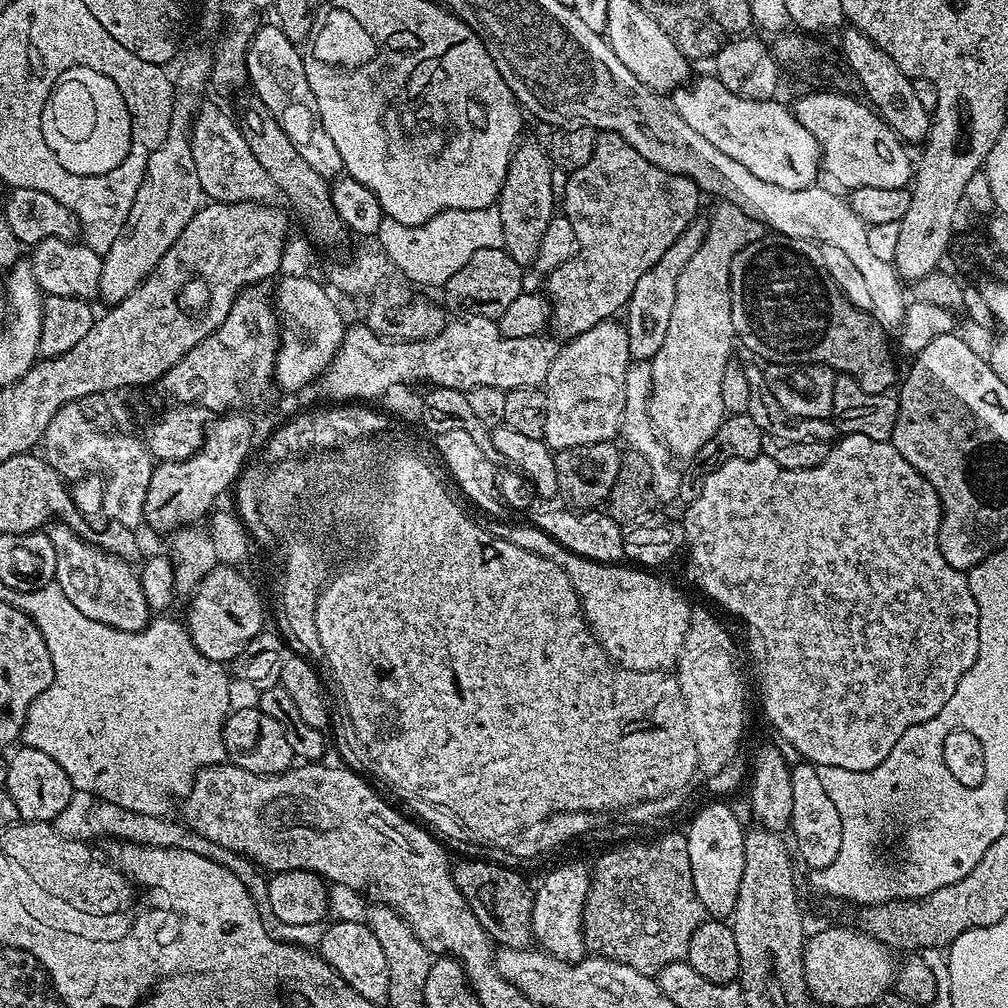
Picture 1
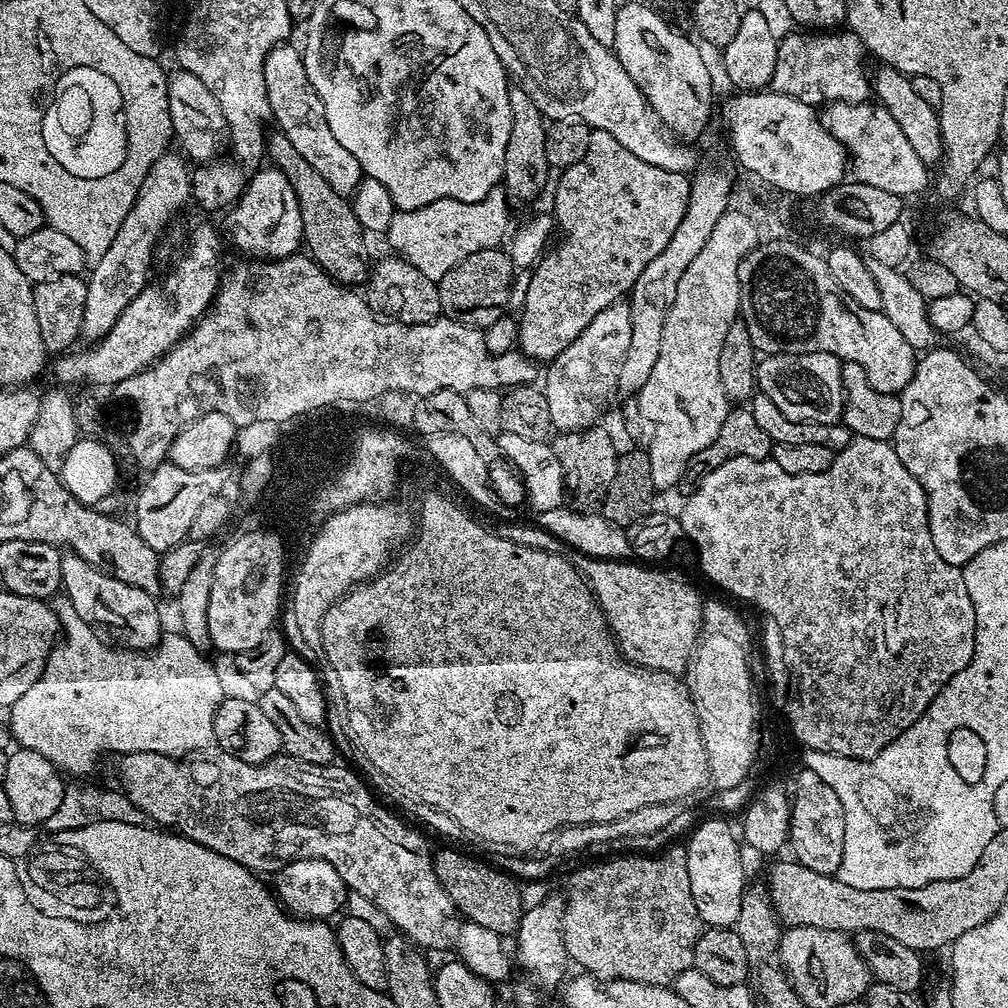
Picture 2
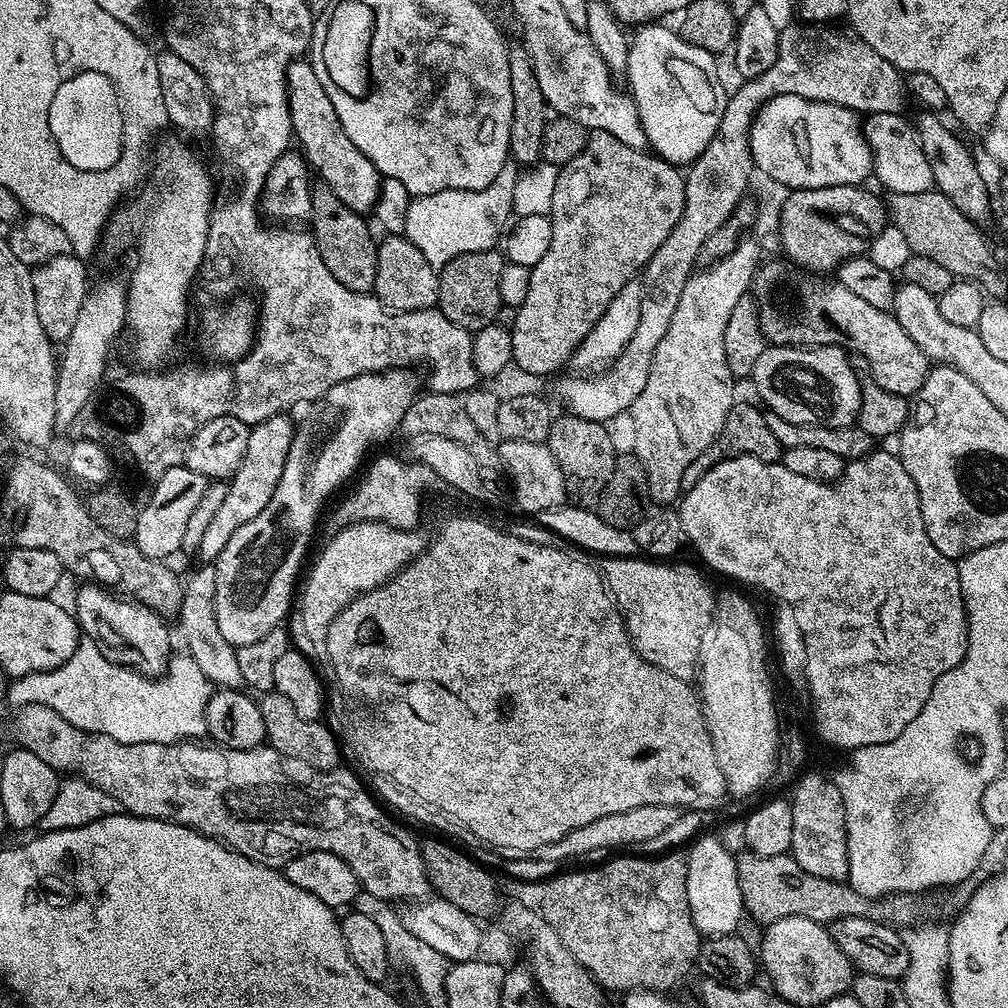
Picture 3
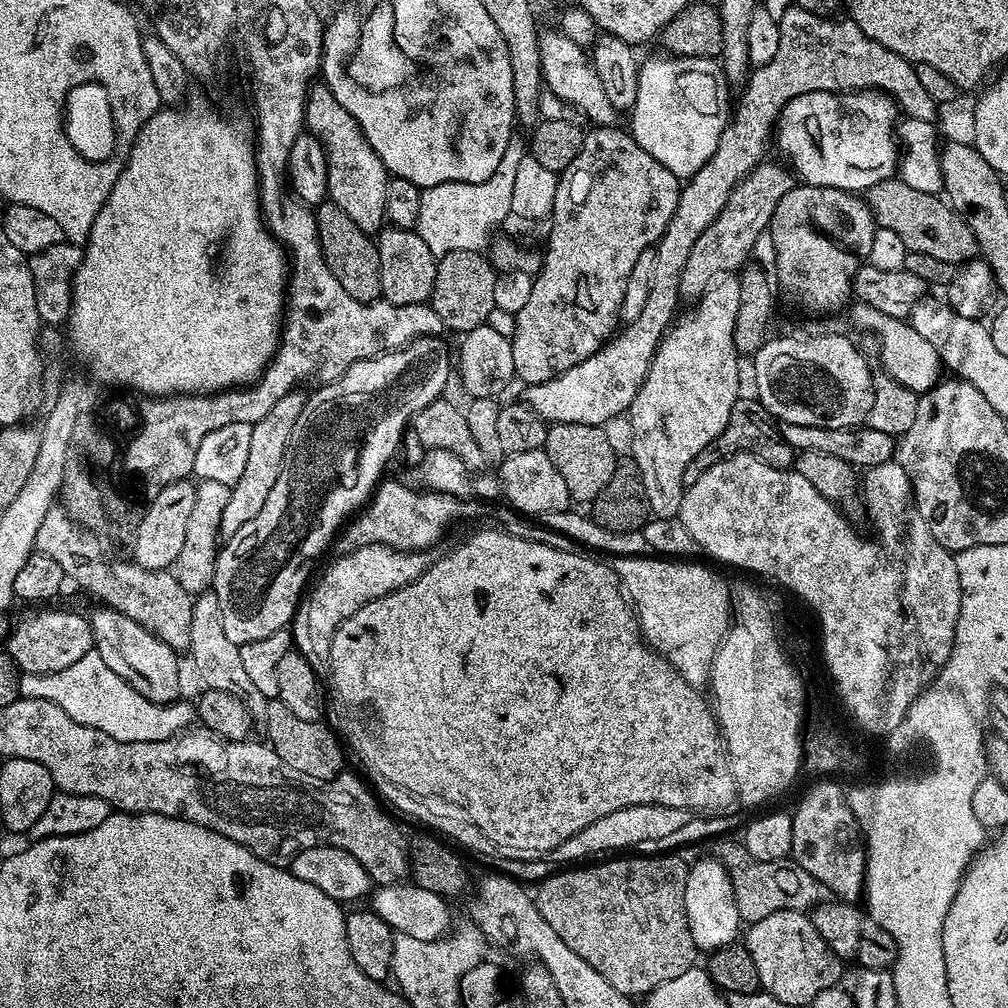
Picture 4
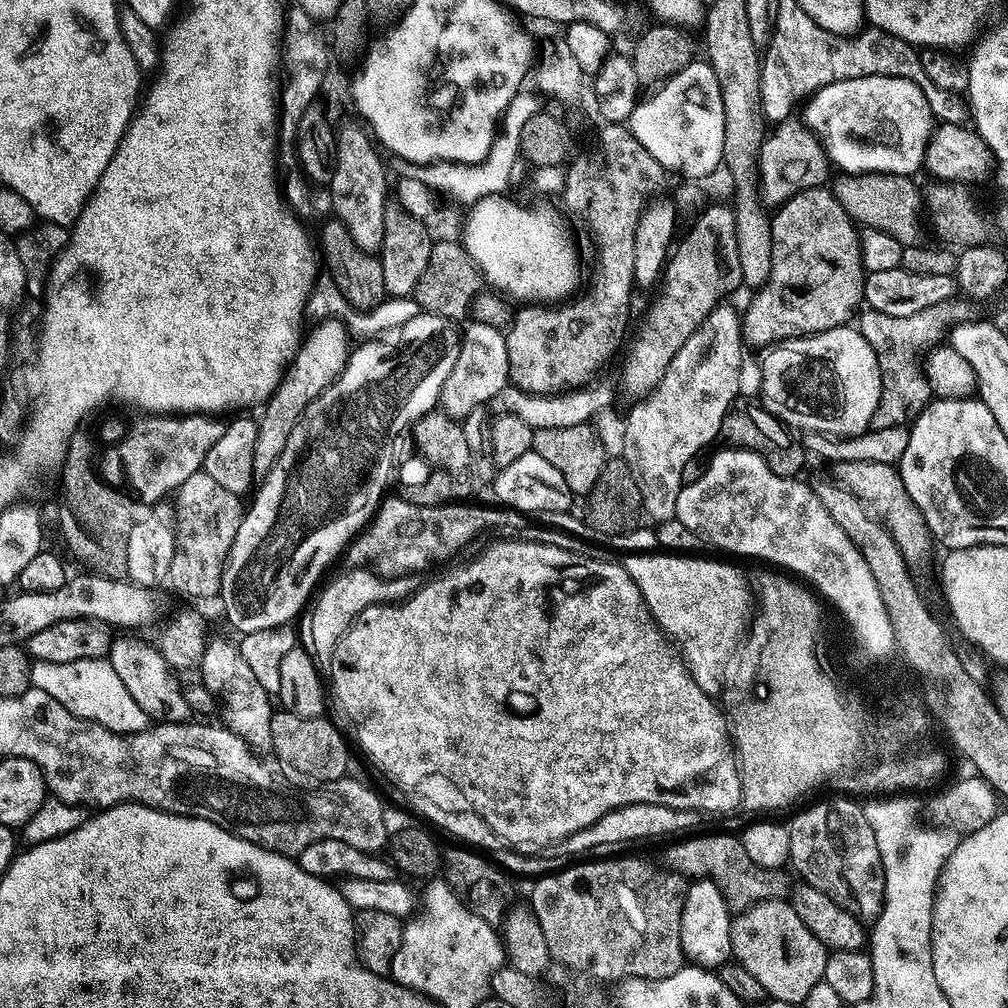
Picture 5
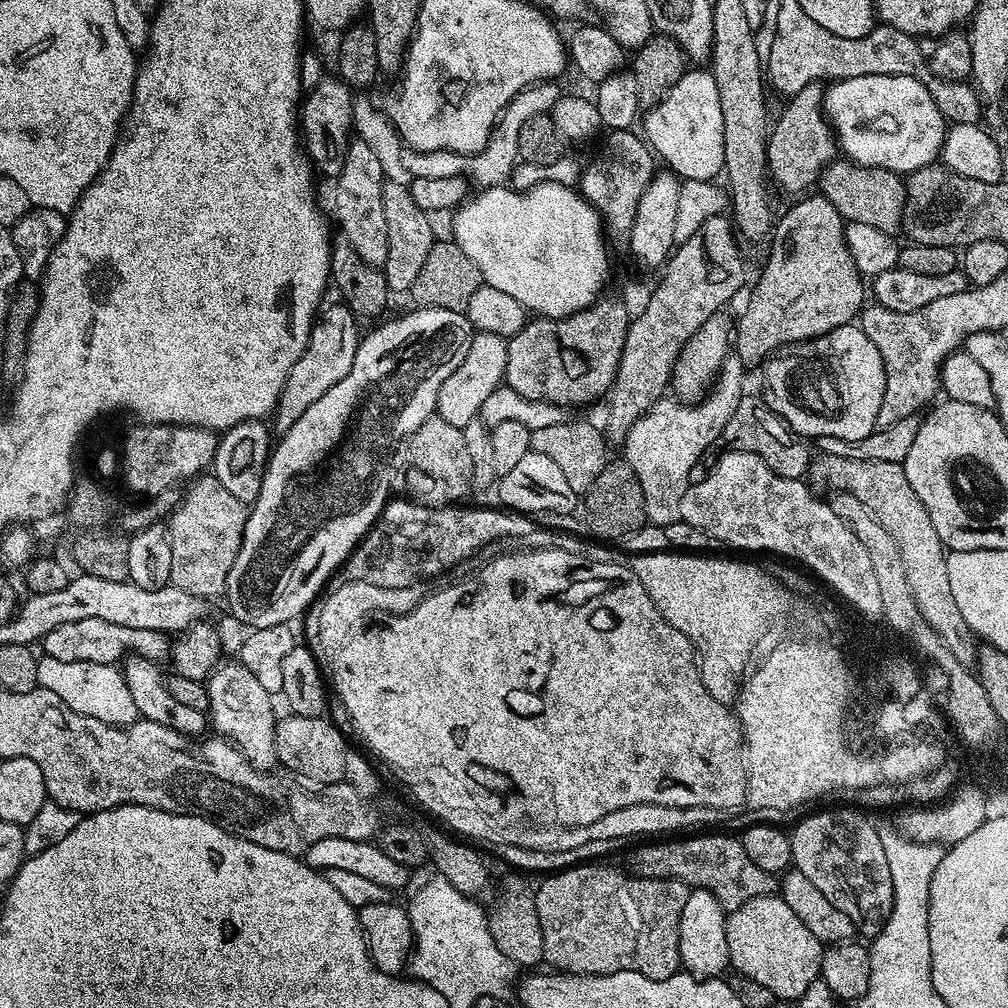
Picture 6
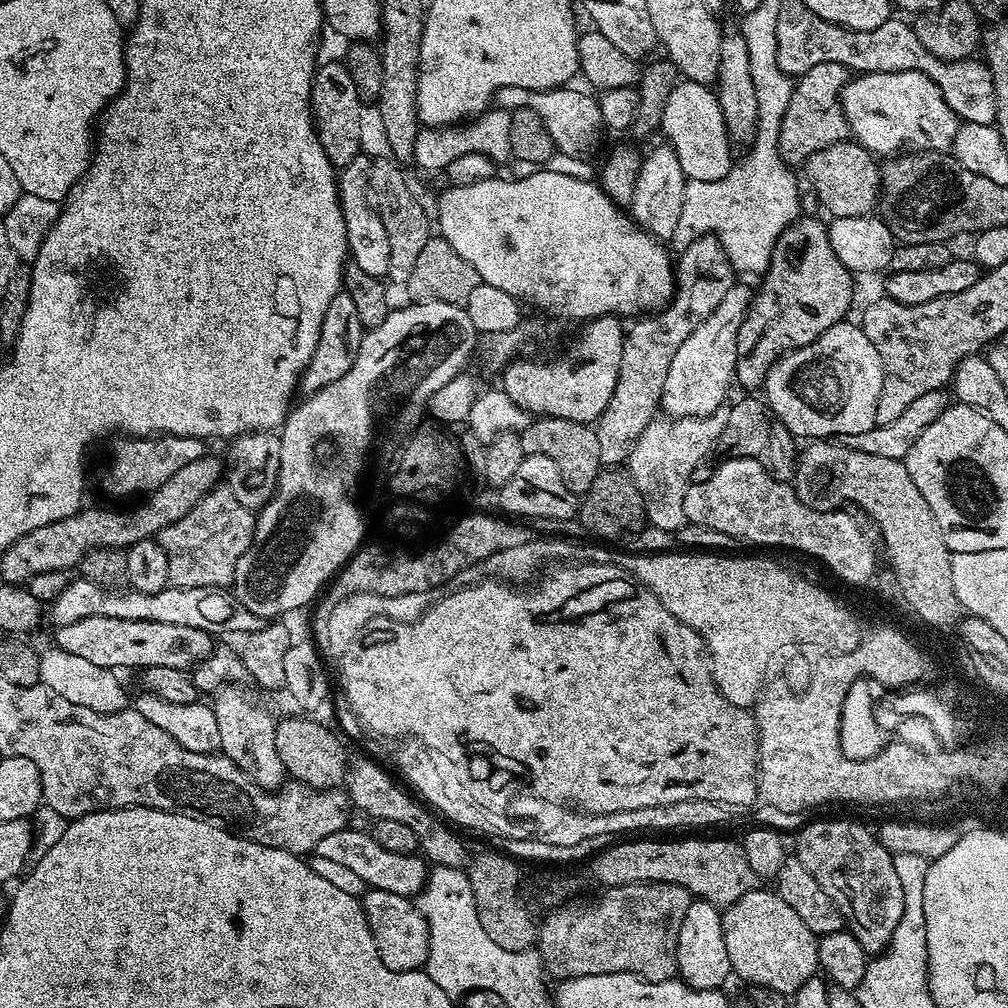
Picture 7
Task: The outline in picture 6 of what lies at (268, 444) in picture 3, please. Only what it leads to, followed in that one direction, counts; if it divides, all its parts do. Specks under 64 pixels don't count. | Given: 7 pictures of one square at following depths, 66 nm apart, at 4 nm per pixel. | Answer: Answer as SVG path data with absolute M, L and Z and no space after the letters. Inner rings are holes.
M343 302L326 308L315 317L306 350L298 362L290 366L290 374L286 378L284 389L280 391L274 409L277 433L283 434L290 430L290 426L294 426L294 422L298 422L298 418L302 418L302 414L306 414L306 410L310 410L310 406L314 406L314 402L318 402L318 398L330 390L330 386L342 382L342 378L350 374L350 366L354 366L354 354L358 354L362 339L357 316Z

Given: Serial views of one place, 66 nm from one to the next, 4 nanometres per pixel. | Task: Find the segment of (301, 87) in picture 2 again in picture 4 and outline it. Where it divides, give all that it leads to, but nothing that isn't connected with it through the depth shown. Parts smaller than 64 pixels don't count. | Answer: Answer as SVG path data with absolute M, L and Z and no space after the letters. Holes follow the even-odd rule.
M316 82L309 87L304 102L304 123L307 131L318 137L324 147L330 200L354 220L358 229L367 234L379 233L386 224L386 192L390 173L382 158L374 154L370 142L366 142L356 120L334 98L327 83Z

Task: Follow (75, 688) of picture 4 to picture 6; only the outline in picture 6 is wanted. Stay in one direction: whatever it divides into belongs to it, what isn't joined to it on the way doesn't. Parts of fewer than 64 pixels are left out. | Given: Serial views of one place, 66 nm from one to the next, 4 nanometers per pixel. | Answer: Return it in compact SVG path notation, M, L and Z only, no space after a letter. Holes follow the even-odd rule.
M41 655L38 659L38 685L58 694L58 698L62 698L70 710L98 718L98 722L127 726L138 719L134 698L130 698L130 689L119 667L90 662L58 662L58 658Z

